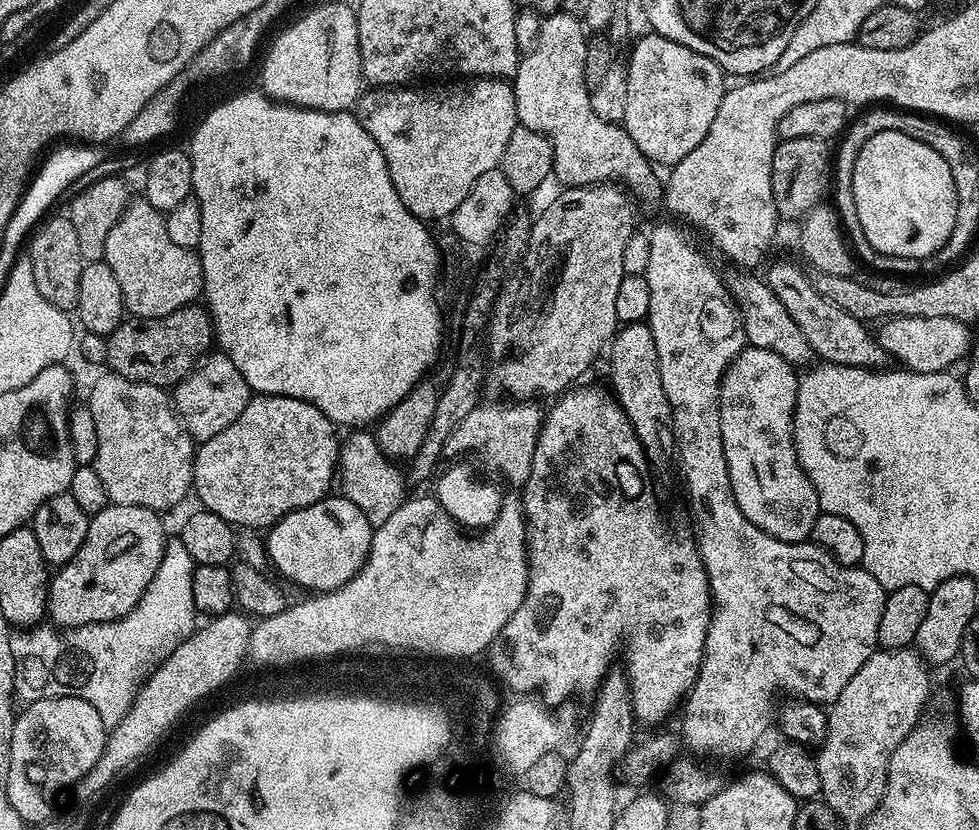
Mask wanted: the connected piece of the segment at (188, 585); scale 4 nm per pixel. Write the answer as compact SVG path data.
M172 538L164 545L164 553L162 554L162 562L158 562L158 570L154 570L154 578L150 578L150 586L146 586L146 590L142 594L142 598L134 606L134 610L130 610L127 614L118 620L111 620L108 624L87 624L81 628L69 628L66 635L61 629L55 626L36 626L31 630L25 631L23 634L13 635L12 653L16 661L14 662L14 686L16 687L15 695L24 699L24 702L33 700L45 700L46 698L54 698L55 696L73 696L74 698L82 698L86 702L90 702L90 706L94 706L94 710L98 710L98 714L102 718L105 729L111 730L118 726L118 722L122 722L122 718L130 710L132 698L140 691L141 684L148 679L153 668L165 660L171 652L176 649L184 640L189 640L194 629L198 624L198 613L194 606L194 570L197 564L194 558L190 558L190 553L186 551L186 546L179 538Z

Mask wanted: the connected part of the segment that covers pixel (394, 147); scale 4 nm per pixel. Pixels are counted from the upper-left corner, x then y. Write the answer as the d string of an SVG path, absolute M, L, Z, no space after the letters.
M472 78L467 82L456 82L453 88L444 88L441 92L415 92L412 86L397 86L395 88L373 87L361 95L355 109L355 115L358 117L361 126L378 142L378 150L382 150L382 158L386 158L386 170L390 174L390 182L394 182L394 190L398 190L398 198L419 220L433 222L432 220L447 221L462 200L467 198L471 192L471 187L478 178L488 170L494 170L500 167L500 159L506 150L506 142L510 142L510 134L518 127L516 118L516 99L512 84L508 80L494 80L491 78Z

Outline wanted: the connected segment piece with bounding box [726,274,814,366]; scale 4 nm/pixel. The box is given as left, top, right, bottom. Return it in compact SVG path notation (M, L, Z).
M752 274L740 275L744 276L727 277L726 283L728 291L731 292L740 308L745 341L754 348L774 350L774 354L778 354L778 358L786 358L786 362L790 365L811 365L814 353L810 342L806 342L806 334L802 334L802 330L798 330L794 318L790 318L790 314L786 314L786 306L782 306L782 302L778 302L774 290L770 290L770 286L763 279L755 280Z

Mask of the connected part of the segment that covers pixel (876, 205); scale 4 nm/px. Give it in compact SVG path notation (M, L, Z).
M905 132L874 134L858 150L852 193L862 234L882 254L924 260L946 246L954 230L956 187L946 158Z

